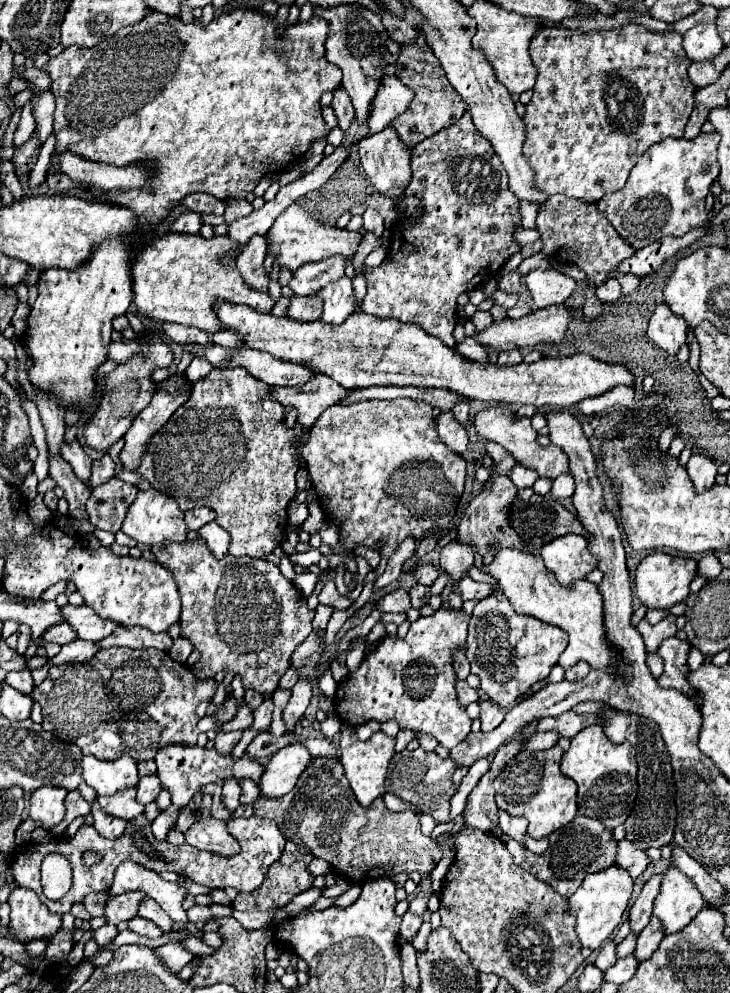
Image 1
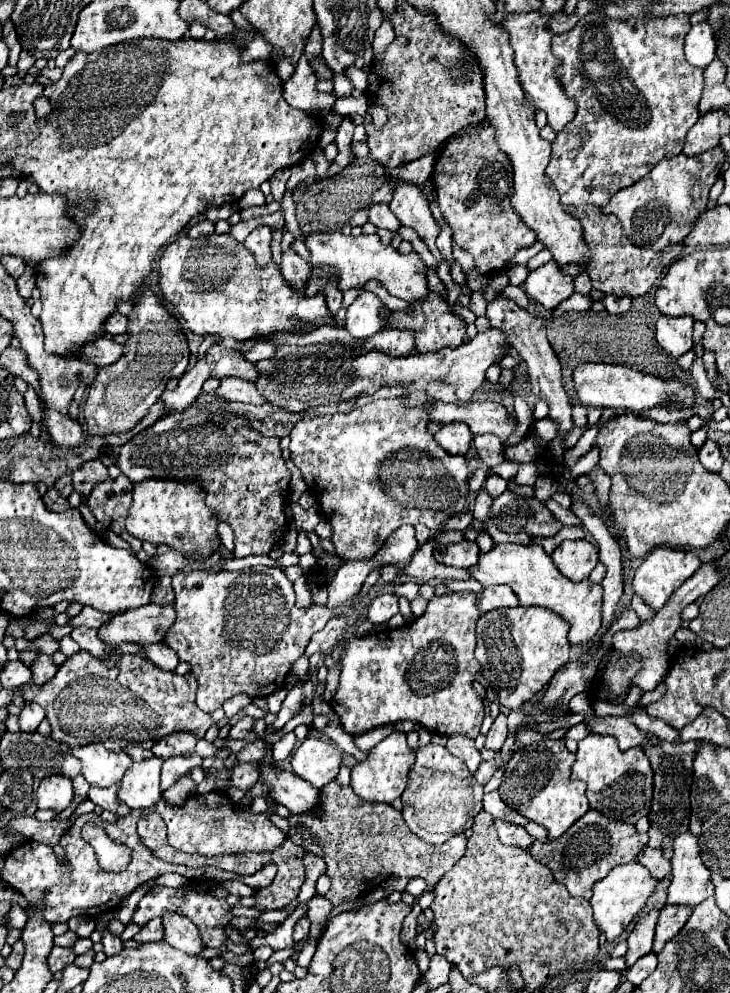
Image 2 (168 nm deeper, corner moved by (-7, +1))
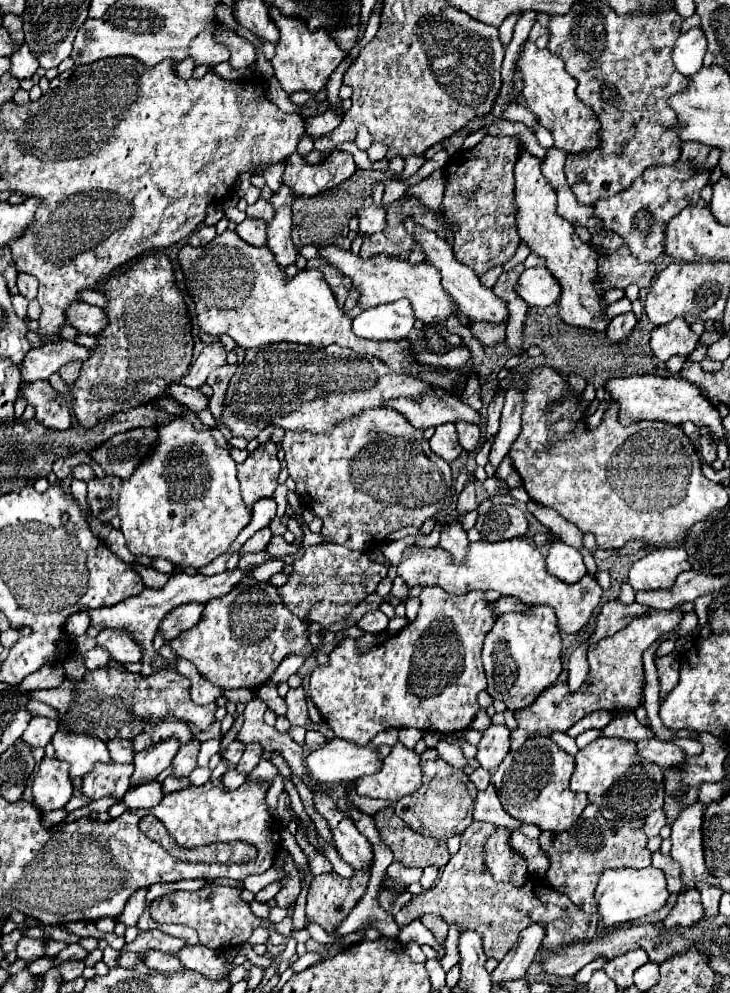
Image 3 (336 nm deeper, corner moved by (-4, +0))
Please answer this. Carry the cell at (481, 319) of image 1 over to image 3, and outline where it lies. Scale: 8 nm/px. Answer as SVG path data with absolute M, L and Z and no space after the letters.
M474 322L470 324L470 330L472 330L472 336L476 340L480 340L482 346L494 346L498 342L502 342L506 338L506 332L504 332L506 326L498 326L498 324L484 324L484 322Z

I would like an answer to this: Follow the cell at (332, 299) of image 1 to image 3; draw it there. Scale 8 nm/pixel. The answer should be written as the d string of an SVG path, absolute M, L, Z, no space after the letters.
M396 300L392 304L380 304L376 308L362 310L352 318L352 332L370 340L400 340L406 338L414 326L414 312L408 300Z

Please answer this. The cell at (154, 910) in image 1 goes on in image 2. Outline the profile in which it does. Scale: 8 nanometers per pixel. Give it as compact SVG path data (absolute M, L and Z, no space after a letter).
M167 915L163 917L163 927L165 927L165 941L187 953L187 955L199 955L205 949L205 943L199 935L199 929L183 915Z

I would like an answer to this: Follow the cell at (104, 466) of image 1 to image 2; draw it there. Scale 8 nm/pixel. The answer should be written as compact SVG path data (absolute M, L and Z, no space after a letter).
M87 461L83 463L77 471L73 471L73 485L75 485L75 491L83 495L89 495L93 485L107 479L107 467L99 461Z

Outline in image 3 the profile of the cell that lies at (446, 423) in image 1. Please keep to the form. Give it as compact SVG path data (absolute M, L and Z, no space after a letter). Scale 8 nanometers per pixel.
M442 424L436 428L434 436L430 438L430 448L434 454L442 456L446 462L456 460L462 454L460 442L458 442L458 432L454 424Z

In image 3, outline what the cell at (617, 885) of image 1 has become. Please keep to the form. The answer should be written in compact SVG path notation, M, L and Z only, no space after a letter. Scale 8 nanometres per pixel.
M648 866L642 870L634 870L634 868L616 868L616 870L608 870L602 874L598 888L596 888L596 902L598 902L598 914L604 922L606 928L614 928L618 924L626 924L626 922L634 922L646 914L656 912L658 908L662 908L666 904L668 898L668 888L666 888L666 878L664 872Z

